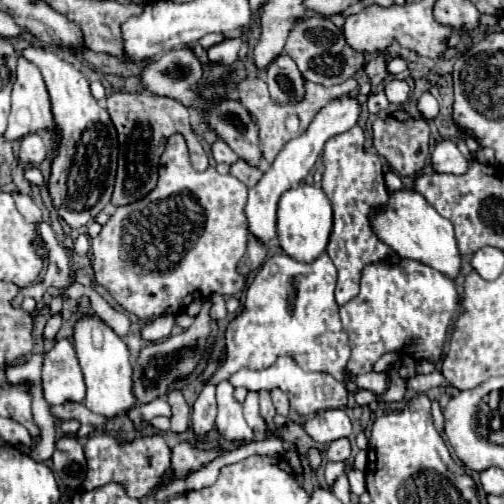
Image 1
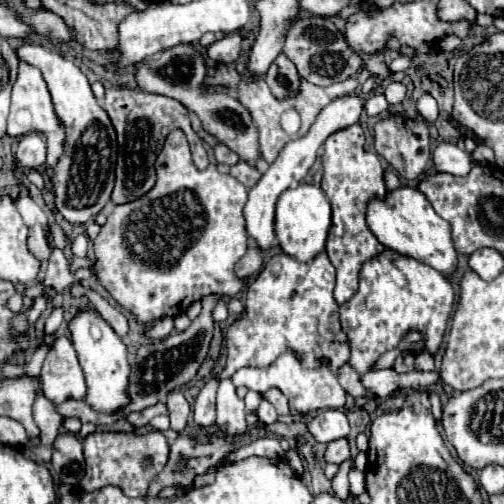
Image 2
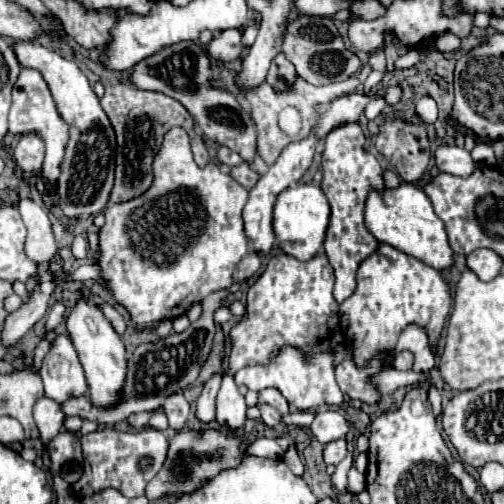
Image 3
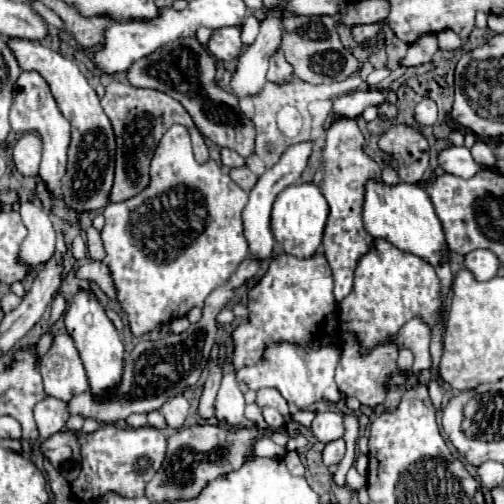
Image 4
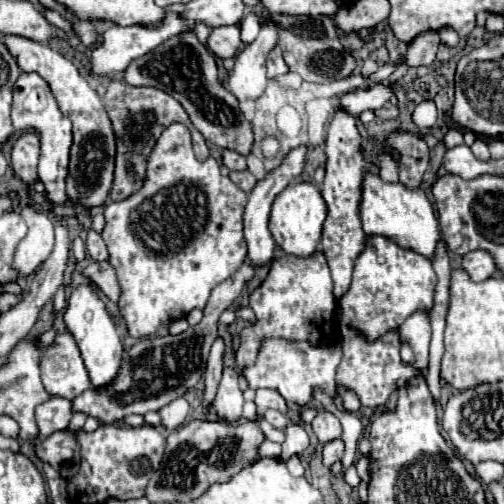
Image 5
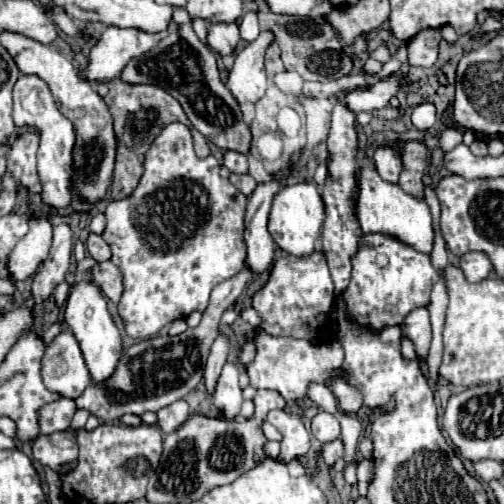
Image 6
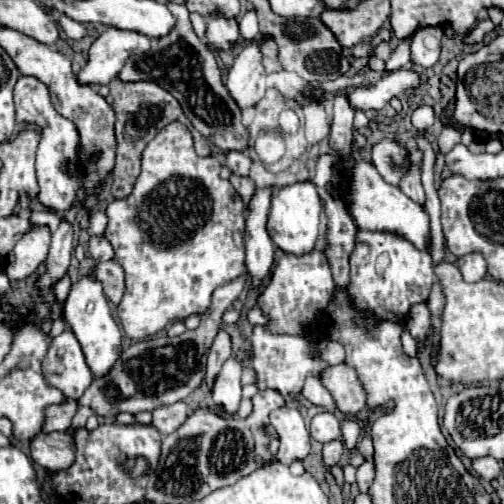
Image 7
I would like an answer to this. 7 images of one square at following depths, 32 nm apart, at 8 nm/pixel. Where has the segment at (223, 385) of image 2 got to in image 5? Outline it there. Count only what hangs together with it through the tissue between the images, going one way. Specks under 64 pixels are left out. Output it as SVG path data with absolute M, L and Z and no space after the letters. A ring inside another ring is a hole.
M226 368L222 374L222 382L218 388L218 394L214 398L214 408L220 420L226 422L236 422L242 418L242 390L238 388L238 370L236 368Z

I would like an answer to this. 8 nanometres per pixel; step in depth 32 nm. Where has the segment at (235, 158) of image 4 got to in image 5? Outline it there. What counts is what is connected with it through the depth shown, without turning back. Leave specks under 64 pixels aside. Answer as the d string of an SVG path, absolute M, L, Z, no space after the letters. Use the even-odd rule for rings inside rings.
M222 150L222 162L230 170L244 170L246 168L246 158L234 150Z

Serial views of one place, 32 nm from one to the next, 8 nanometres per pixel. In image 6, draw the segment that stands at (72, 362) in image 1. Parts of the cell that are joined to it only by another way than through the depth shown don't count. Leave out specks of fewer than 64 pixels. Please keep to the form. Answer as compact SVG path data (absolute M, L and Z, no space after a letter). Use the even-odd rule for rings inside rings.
M70 330L60 332L52 344L46 346L42 358L42 380L50 392L72 400L90 386L90 372Z

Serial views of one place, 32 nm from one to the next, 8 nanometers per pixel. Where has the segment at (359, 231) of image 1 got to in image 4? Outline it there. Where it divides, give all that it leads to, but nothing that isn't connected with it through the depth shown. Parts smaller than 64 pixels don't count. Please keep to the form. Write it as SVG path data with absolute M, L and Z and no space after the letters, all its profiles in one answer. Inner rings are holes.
M336 120L336 124L332 124L332 128L326 132L326 146L322 152L324 180L320 188L330 204L330 216L324 230L324 254L334 274L334 298L338 302L342 302L342 298L352 292L356 264L372 248L374 242L374 238L362 226L362 204L366 184L370 180L380 180L382 168L372 156L362 150L362 144L364 136L356 120Z

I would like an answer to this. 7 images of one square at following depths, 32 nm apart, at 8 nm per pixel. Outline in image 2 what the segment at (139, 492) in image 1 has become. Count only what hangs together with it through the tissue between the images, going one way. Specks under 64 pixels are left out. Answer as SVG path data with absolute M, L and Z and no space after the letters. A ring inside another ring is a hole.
M94 432L84 438L86 454L86 474L80 482L82 492L94 492L108 484L120 486L126 496L138 498L146 496L150 482L162 472L168 462L168 442L162 432L150 434L116 434L116 432Z

